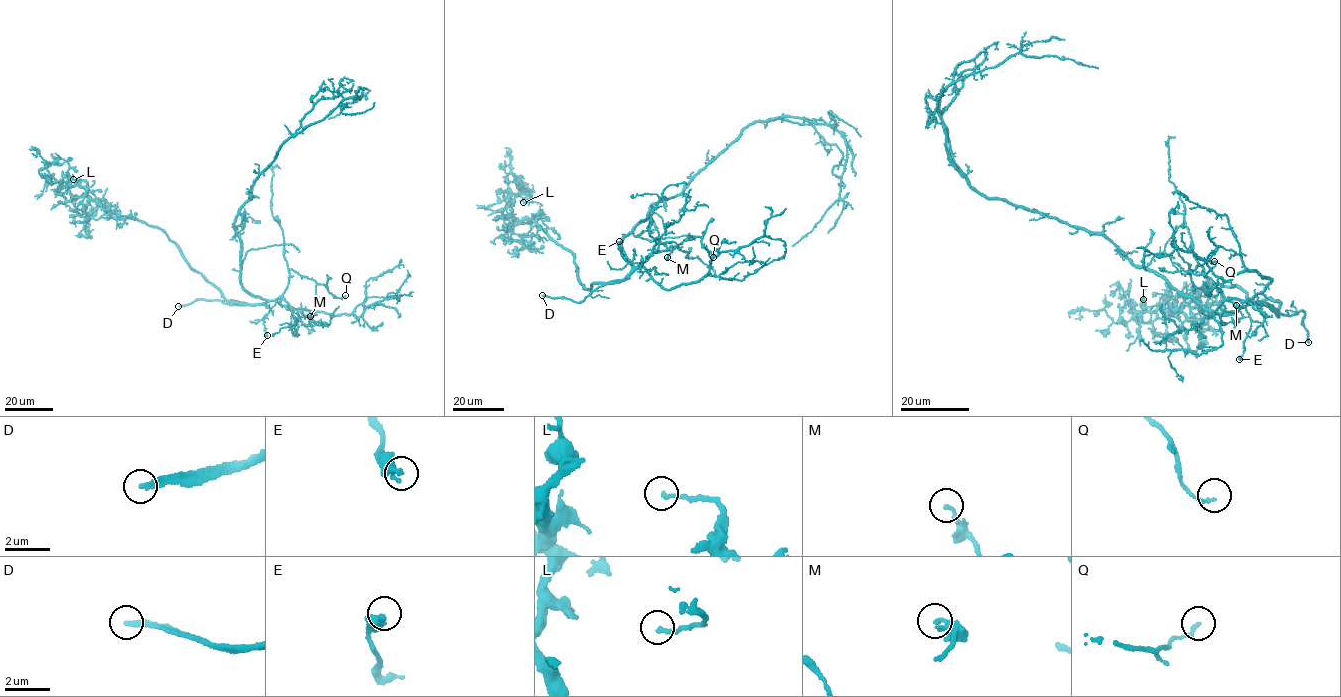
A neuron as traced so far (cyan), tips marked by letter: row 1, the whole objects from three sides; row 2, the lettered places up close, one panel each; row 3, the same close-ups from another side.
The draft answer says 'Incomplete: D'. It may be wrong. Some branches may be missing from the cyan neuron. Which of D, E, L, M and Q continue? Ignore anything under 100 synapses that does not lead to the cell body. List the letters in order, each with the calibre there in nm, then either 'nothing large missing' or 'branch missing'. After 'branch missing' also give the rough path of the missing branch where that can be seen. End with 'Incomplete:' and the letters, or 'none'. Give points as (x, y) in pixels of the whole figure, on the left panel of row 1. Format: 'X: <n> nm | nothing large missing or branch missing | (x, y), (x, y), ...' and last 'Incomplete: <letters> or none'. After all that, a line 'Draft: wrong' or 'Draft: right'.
D: 240 nm | branch missing | (178, 306), (166, 307), (151, 319), (144, 314), (146, 310)
E: 460 nm | nothing large missing
L: 180 nm | nothing large missing
M: 160 nm | nothing large missing
Q: 140 nm | nothing large missing
Incomplete: D
Draft: right

